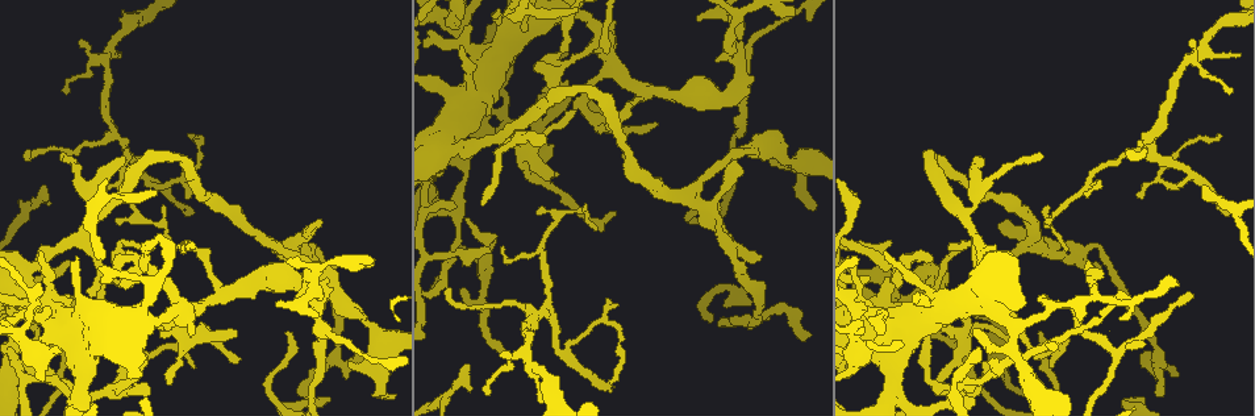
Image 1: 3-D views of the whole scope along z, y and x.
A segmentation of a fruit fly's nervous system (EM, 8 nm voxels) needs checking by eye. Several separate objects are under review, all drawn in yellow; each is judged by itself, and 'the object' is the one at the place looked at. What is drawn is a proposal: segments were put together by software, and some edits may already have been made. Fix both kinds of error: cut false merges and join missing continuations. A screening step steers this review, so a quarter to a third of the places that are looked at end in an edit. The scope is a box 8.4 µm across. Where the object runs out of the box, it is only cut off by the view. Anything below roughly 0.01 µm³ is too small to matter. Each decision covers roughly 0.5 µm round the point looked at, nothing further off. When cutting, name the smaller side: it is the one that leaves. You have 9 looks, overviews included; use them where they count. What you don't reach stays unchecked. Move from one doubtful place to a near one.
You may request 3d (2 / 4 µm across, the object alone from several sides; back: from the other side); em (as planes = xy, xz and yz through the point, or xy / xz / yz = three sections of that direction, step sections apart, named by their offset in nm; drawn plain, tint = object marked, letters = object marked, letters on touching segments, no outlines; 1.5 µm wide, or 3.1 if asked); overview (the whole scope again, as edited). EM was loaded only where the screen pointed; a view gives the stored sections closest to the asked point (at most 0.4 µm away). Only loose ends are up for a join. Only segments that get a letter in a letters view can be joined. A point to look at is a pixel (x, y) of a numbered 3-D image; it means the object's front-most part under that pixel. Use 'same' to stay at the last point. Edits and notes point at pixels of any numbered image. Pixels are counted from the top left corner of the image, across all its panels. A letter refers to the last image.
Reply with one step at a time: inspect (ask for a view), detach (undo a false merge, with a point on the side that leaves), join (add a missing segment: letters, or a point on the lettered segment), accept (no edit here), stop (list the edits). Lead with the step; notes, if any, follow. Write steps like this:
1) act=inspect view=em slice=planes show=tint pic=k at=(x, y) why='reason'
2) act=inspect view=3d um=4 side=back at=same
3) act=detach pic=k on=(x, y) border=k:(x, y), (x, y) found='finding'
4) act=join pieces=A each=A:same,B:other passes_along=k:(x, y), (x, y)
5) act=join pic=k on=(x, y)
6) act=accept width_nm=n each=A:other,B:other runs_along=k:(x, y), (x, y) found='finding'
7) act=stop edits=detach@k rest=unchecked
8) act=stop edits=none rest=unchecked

act=inspect view=3d um=4 pic=1 at=(1003, 348) why='looks like a crossing'

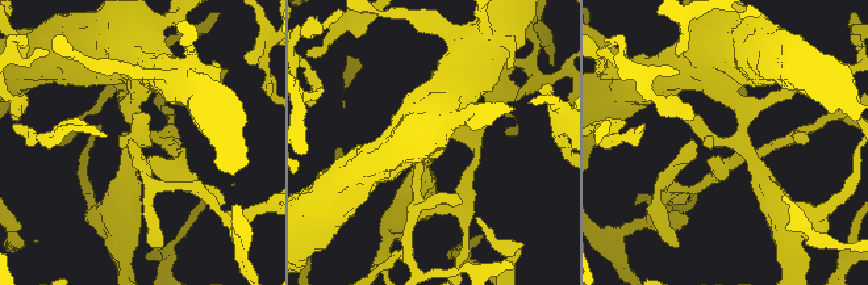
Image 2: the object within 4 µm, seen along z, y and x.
act=inspect view=em slice=xz step=8 show=tint pic=2 at=(140, 140) why='need the tissue'

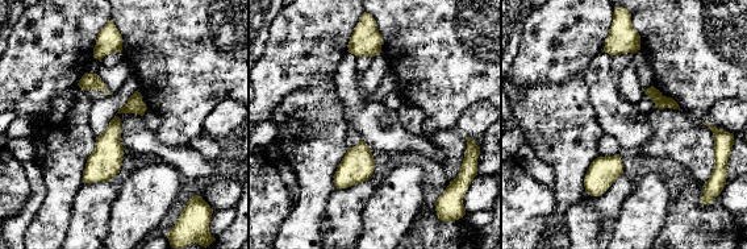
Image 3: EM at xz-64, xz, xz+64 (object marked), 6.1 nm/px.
act=inspect view=em slice=planes show=letters at=same

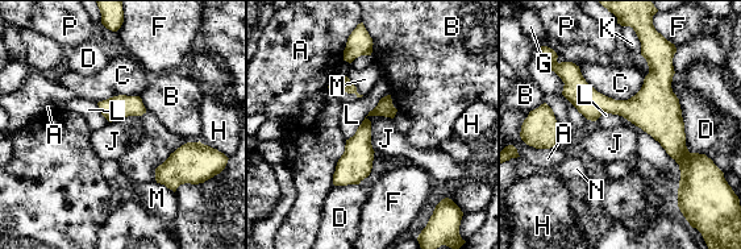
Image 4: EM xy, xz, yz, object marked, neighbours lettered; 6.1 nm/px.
act=accept longest_contact=D:460nm each=A:other,B:other,C:other,D:other,F:other,G:other,H:other,J:other,K:other,L:other,M:other,N:other,P:other runs_along=4:(646, 33), (673, 152) found='continuous, no second neuron'

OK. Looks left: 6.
act=inspect view=3d um=4 pic=1 at=(459, 150) why='four arms meet'

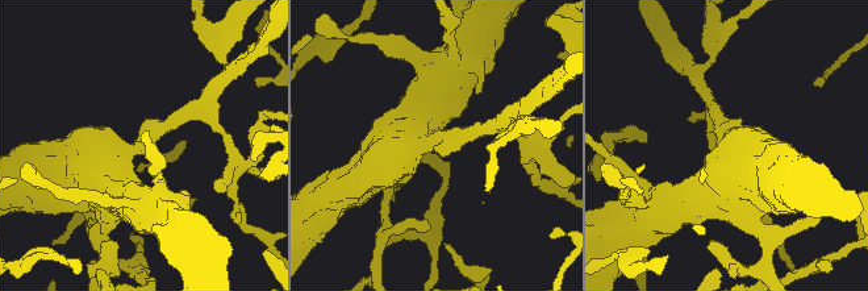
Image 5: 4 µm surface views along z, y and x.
act=inspect view=em slice=xy step=8 show=tint pic=5 at=(136, 145) arms=4

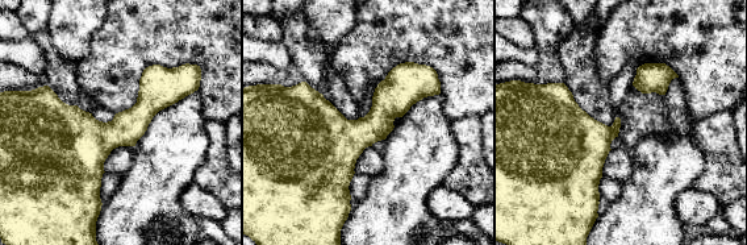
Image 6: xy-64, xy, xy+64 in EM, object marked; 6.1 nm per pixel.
act=inspect view=em slice=planes show=letters at=same why='another direction'

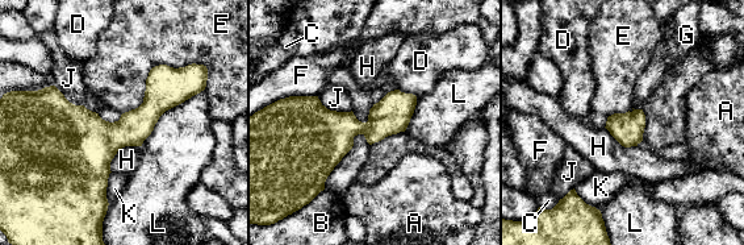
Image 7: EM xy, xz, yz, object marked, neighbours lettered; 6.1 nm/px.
act=accept longest_contact=E:550nm each=A:other,B:other,C:other,D:other,E:other,F:other,G:other,H:other,J:other,K:other,L:other border=7:(191, 63), (155, 65), (121, 115) found='all the same neuron'

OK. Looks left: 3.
act=inspect view=em slice=xz step=4 show=letters pic=1 at=(608, 390) why='free end'

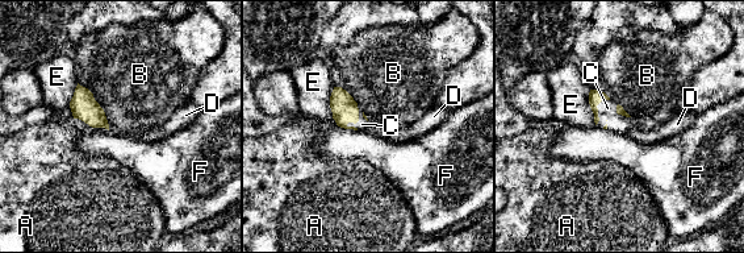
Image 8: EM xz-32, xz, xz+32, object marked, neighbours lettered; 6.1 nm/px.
act=join pieces=C longest_contact=B:360nm each=A:other,B:other,C:same,D:other,E:other,F:other passes_along=8:(345, 110), (358, 117), (362, 124) found='the neuron continues'

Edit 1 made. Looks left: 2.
act=stop edits=join@8 rest=unchecked

